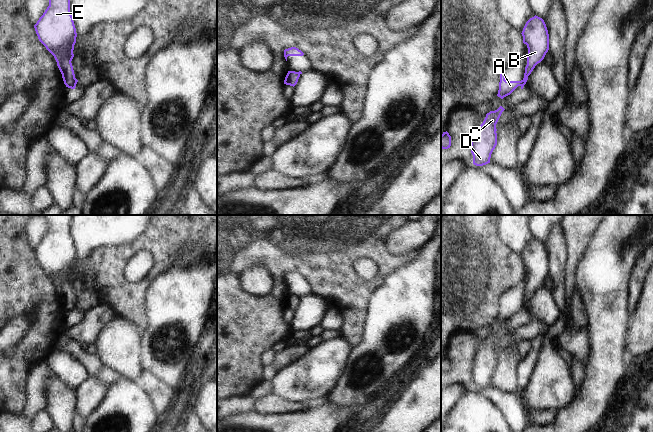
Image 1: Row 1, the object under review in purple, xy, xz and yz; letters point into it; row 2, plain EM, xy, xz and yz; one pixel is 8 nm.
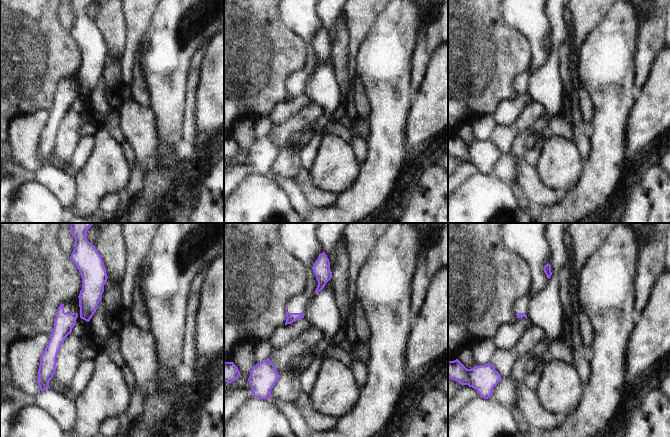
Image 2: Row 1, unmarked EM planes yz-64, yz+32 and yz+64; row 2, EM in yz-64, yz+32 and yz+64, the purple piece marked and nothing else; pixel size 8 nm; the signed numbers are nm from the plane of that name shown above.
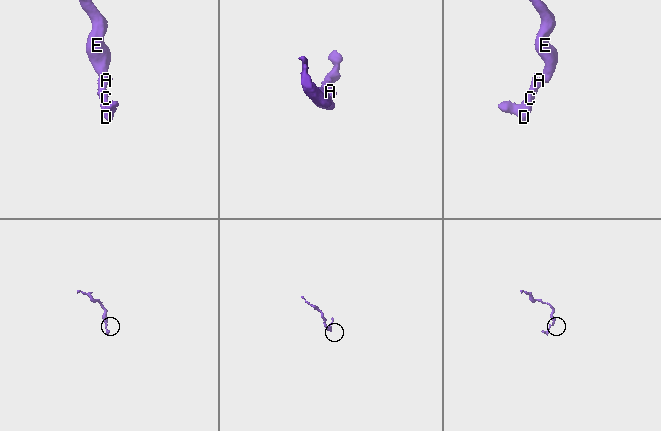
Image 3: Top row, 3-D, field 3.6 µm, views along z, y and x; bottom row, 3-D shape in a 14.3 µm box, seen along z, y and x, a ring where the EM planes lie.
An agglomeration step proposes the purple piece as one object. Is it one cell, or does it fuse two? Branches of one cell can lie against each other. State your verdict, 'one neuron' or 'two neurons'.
two neurons

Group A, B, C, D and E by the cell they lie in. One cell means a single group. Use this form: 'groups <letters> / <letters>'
groups A C D / B E

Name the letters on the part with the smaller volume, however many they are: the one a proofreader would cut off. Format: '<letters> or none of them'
A, C, D

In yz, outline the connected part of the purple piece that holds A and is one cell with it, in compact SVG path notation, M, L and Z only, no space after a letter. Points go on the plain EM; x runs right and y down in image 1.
M503 294L500 298L499 314L497 320L503 323L510 319L518 310L523 313L523 304L521 305L506 305L505 295Z

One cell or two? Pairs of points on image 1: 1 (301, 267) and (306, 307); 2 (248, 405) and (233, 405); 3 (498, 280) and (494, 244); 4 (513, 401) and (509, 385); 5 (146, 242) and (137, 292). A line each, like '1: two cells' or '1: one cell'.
1: two cells
2: one cell
3: one cell
4: two cells
5: one cell

